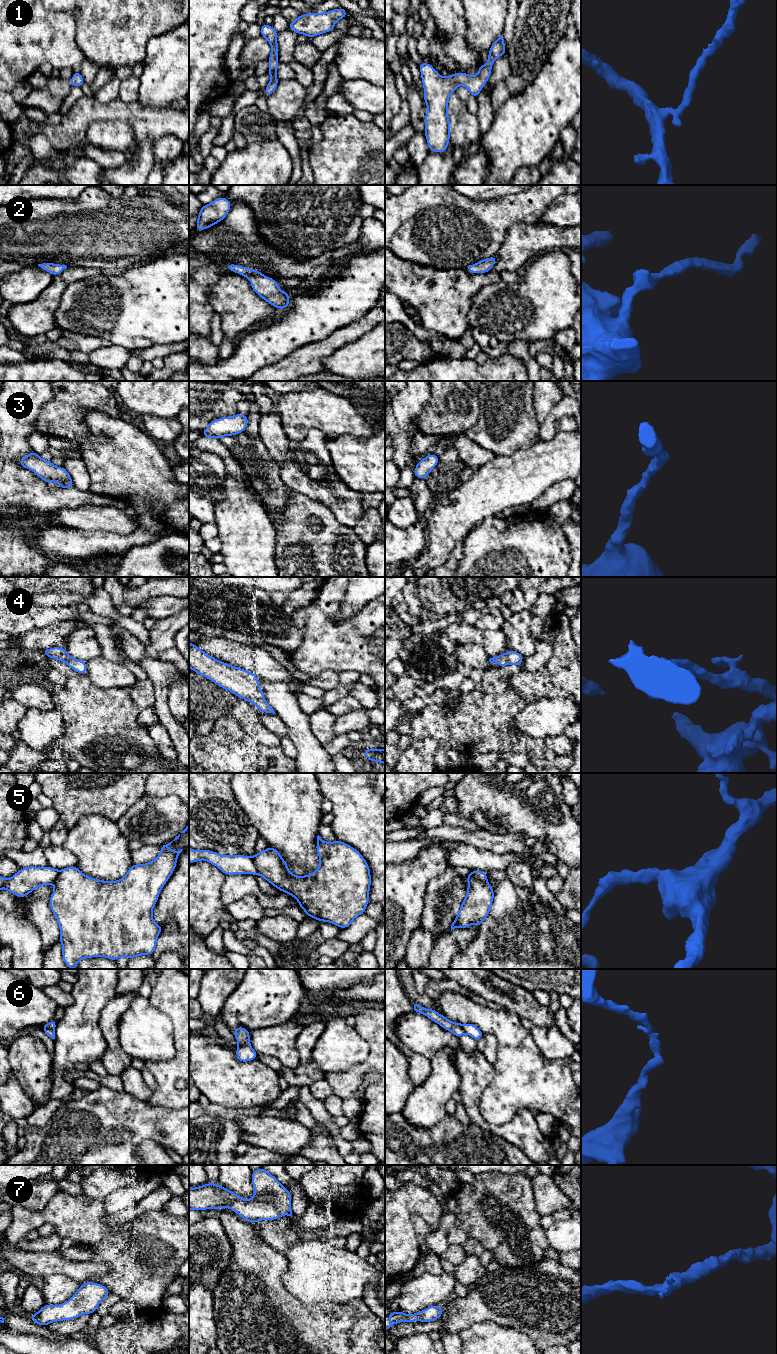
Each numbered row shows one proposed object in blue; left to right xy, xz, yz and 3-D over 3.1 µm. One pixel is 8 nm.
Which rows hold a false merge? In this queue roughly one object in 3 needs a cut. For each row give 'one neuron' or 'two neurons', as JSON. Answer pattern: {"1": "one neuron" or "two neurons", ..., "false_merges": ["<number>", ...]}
{"1": "one neuron", "2": "one neuron", "3": "one neuron", "4": "one neuron", "5": "two neurons", "6": "two neurons", "7": "one neuron", "false_merges": ["5", "6"]}

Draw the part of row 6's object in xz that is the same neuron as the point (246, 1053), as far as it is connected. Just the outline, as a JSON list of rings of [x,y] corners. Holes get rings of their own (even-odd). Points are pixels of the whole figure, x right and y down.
[[[250,1044],[245,1046],[238,1046],[236,1048],[236,1059],[239,1062],[249,1062],[257,1059],[257,1052],[252,1048]]]

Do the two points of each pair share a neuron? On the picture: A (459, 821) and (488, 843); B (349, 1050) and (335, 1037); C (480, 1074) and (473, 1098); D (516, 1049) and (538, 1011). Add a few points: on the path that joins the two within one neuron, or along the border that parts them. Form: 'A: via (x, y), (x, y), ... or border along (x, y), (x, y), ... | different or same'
A: border along (445, 823), (451, 826), (479, 828) | different
B: via (346, 1048), (338, 1040) | same
C: via (474, 1080), (473, 1092) | same
D: border along (501, 1007), (515, 1012), (521, 1018) | different

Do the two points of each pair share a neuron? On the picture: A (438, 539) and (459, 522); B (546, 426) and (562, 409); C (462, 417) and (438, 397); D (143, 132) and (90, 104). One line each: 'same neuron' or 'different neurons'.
A: same neuron
B: same neuron
C: same neuron
D: same neuron

